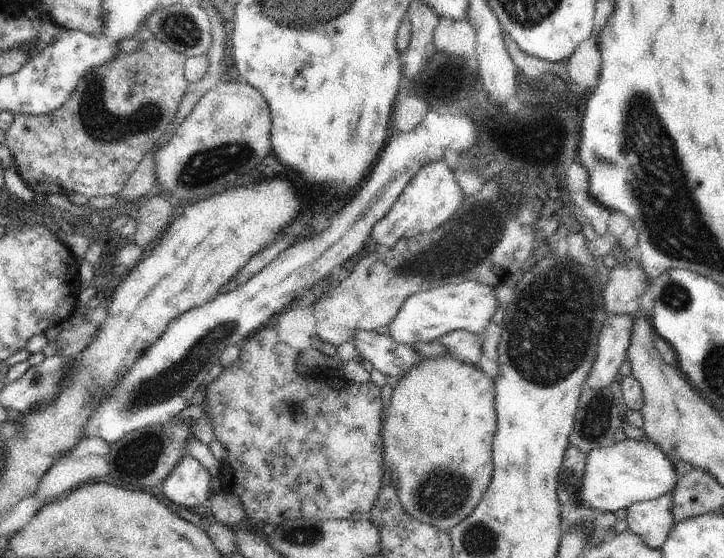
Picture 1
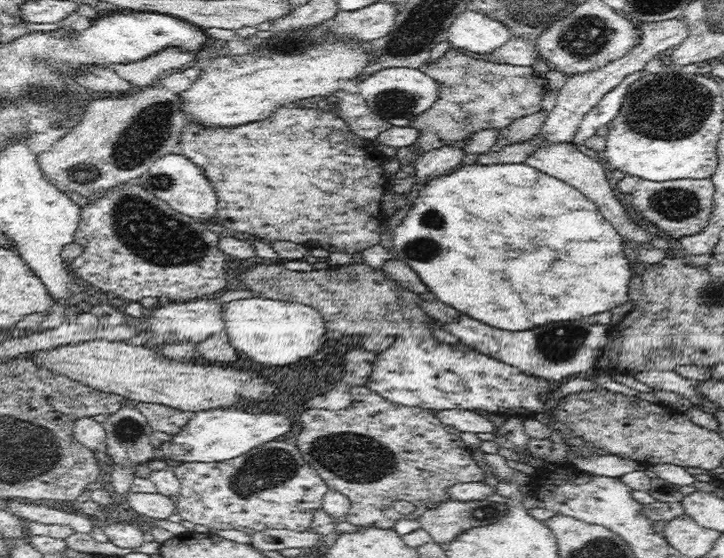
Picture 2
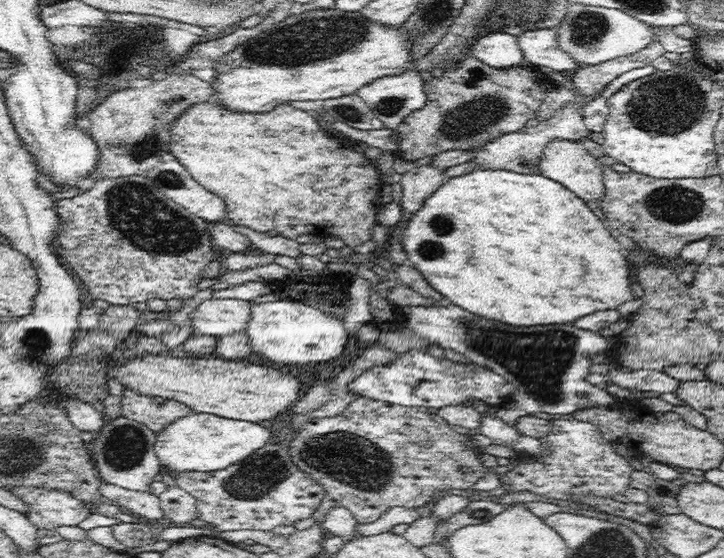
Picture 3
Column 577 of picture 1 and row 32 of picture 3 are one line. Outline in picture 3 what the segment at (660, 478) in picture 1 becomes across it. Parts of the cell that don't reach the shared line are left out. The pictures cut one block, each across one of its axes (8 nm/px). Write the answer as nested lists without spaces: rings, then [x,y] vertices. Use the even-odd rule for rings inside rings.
[[[504,32],[491,33],[470,46],[472,54],[496,70],[516,68],[525,64],[518,37]]]

